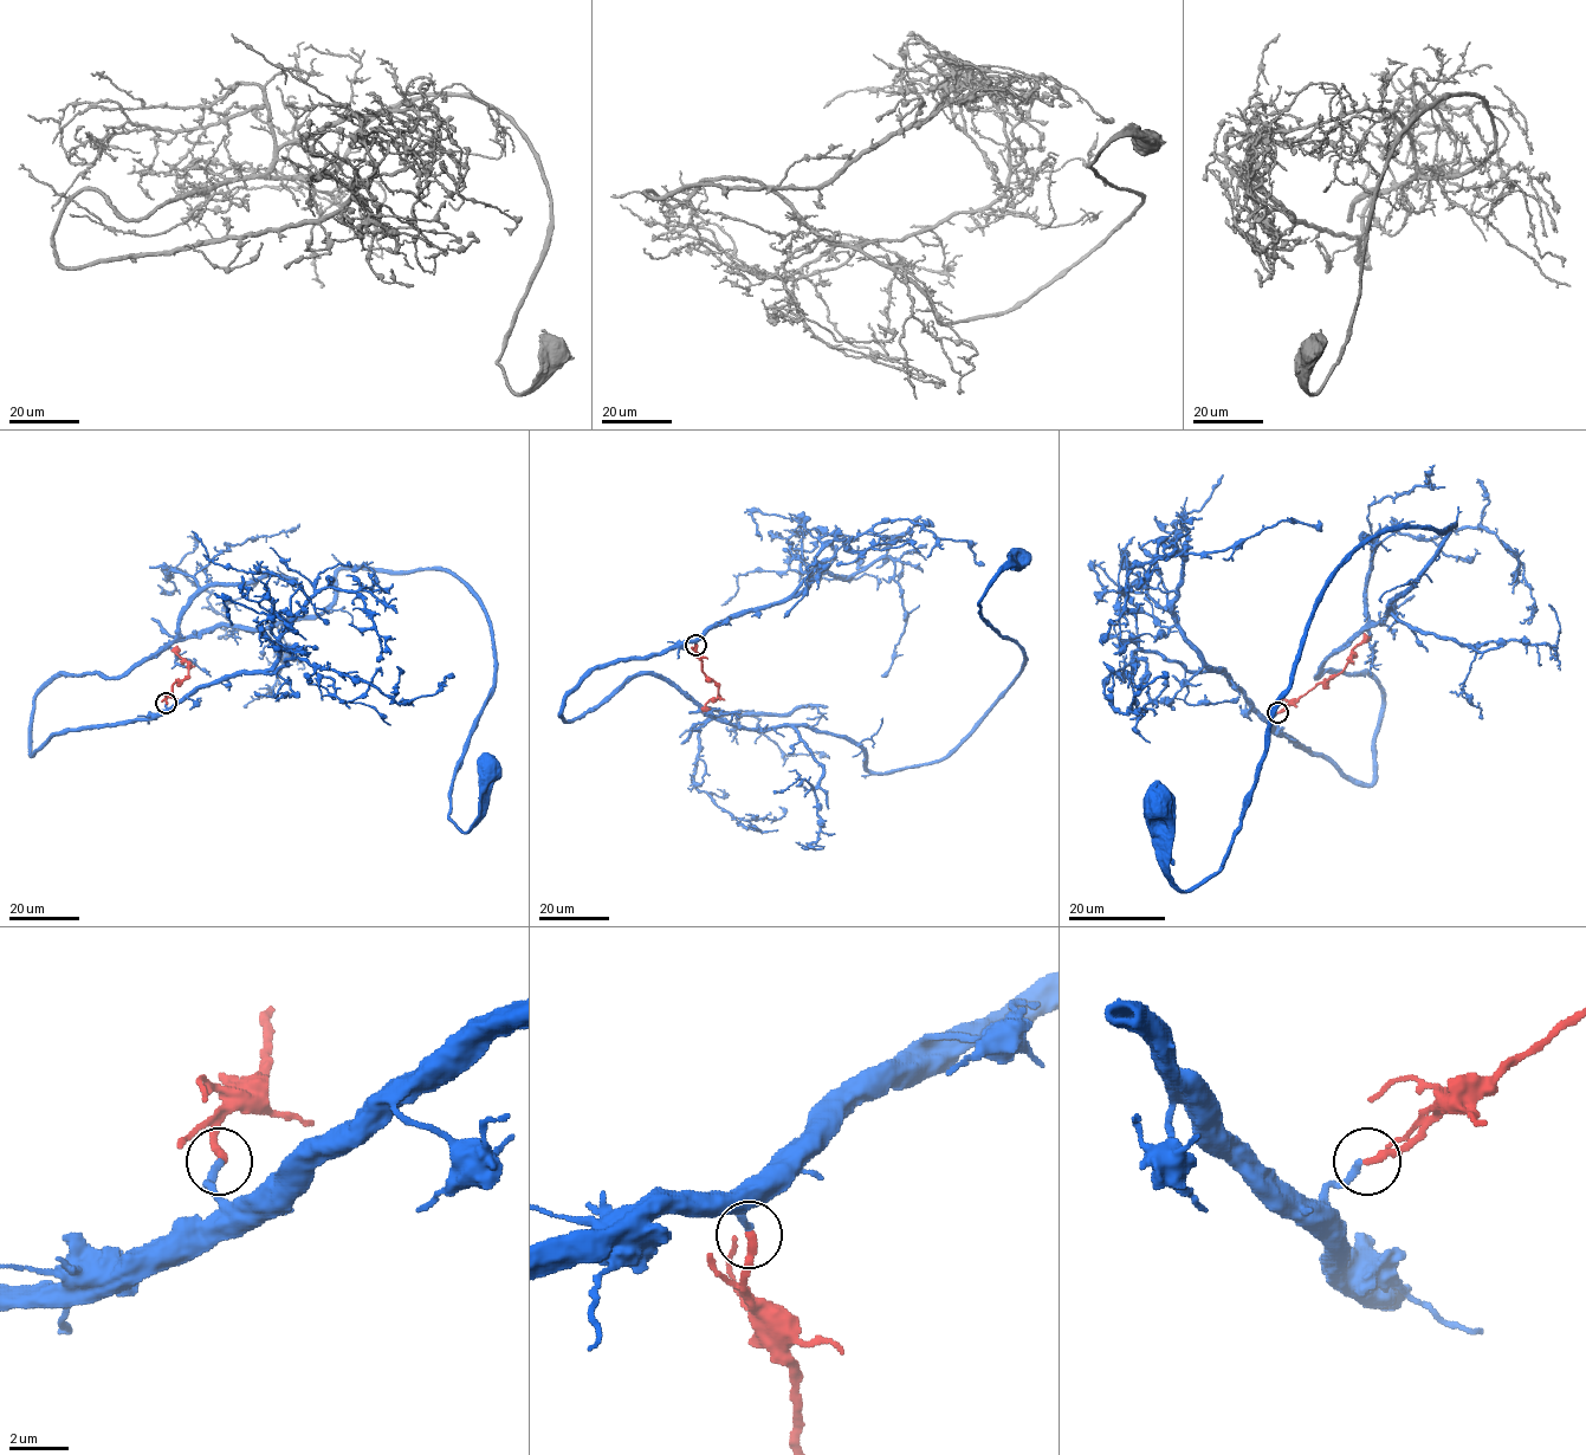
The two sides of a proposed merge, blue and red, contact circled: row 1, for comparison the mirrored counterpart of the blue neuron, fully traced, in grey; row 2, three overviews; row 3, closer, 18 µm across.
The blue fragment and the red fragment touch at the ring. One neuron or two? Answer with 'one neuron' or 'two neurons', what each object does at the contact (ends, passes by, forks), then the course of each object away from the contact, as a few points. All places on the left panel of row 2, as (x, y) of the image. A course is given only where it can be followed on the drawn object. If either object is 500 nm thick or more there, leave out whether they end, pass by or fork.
one neuron | blue ends | red ends | blue via (167, 703), (31, 755), (57, 677), (317, 616), (343, 569), (446, 569), (493, 658), (464, 832), (492, 771) | red via (167, 703), (172, 685), (188, 676), (188, 664), (173, 648)

